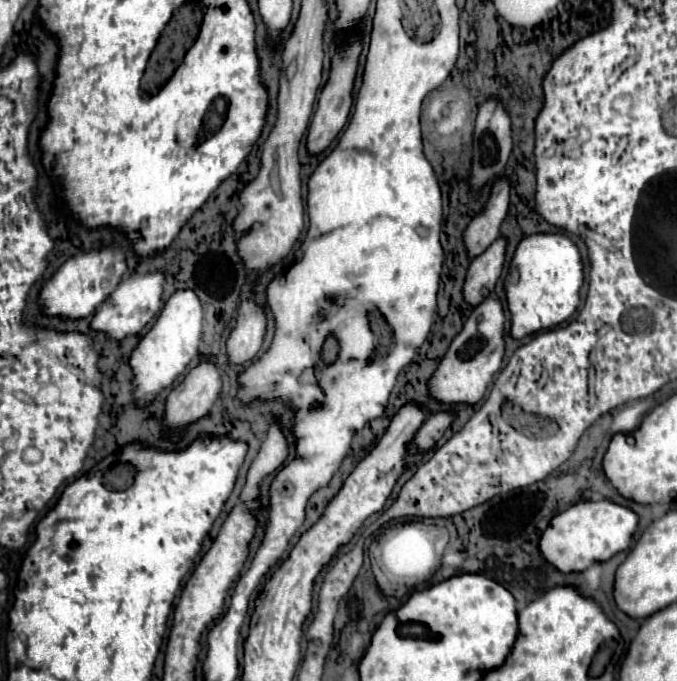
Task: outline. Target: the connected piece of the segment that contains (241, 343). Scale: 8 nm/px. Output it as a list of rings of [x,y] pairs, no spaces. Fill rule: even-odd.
[[[243,294],[237,312],[237,324],[227,340],[229,362],[243,364],[247,360],[253,360],[261,348],[263,336],[265,336],[265,312],[251,302],[251,294]]]

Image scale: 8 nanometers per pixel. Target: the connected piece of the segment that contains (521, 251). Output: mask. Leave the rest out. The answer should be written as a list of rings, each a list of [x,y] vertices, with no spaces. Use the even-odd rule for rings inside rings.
[[[561,234],[525,236],[511,260],[505,278],[507,308],[511,312],[511,336],[525,338],[533,332],[565,322],[579,304],[579,288],[583,284],[583,264],[577,246]]]

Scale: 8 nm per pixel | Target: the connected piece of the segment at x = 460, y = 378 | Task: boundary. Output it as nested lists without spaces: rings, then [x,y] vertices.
[[[487,298],[483,304],[479,304],[467,322],[463,324],[463,330],[453,338],[449,344],[445,356],[441,358],[439,366],[431,374],[427,382],[429,396],[441,404],[477,404],[483,400],[487,386],[493,380],[493,374],[499,372],[501,360],[503,360],[503,342],[505,334],[505,316],[499,300]]]

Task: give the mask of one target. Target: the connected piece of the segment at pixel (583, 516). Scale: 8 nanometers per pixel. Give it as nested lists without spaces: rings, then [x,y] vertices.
[[[609,500],[601,502],[577,502],[569,510],[551,518],[547,530],[541,536],[539,552],[559,572],[583,572],[595,562],[605,562],[617,552],[623,552],[631,544],[631,536],[637,528],[637,514],[625,506]]]

